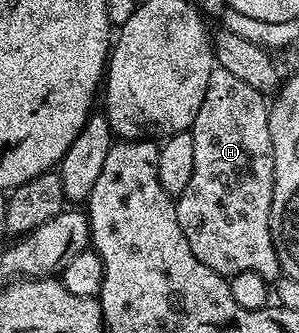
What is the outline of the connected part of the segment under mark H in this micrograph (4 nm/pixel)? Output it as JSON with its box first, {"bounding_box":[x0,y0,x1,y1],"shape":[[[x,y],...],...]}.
{"bounding_box":[176,68,280,280],"shape":[[[215,68],[208,80],[208,92],[204,92],[204,104],[200,104],[200,112],[196,112],[196,120],[188,131],[192,136],[194,163],[192,164],[192,180],[188,180],[188,188],[184,188],[184,192],[177,195],[176,198],[178,223],[184,232],[184,240],[188,240],[188,248],[192,248],[196,260],[200,260],[200,264],[208,264],[208,268],[212,268],[217,274],[223,276],[233,276],[240,272],[256,272],[267,280],[274,280],[280,274],[276,248],[270,231],[270,209],[272,208],[272,192],[274,191],[274,153],[272,152],[272,136],[268,132],[269,119],[268,102],[264,95],[256,92],[256,88],[244,84],[244,80],[232,76],[232,72],[224,72]]]}

